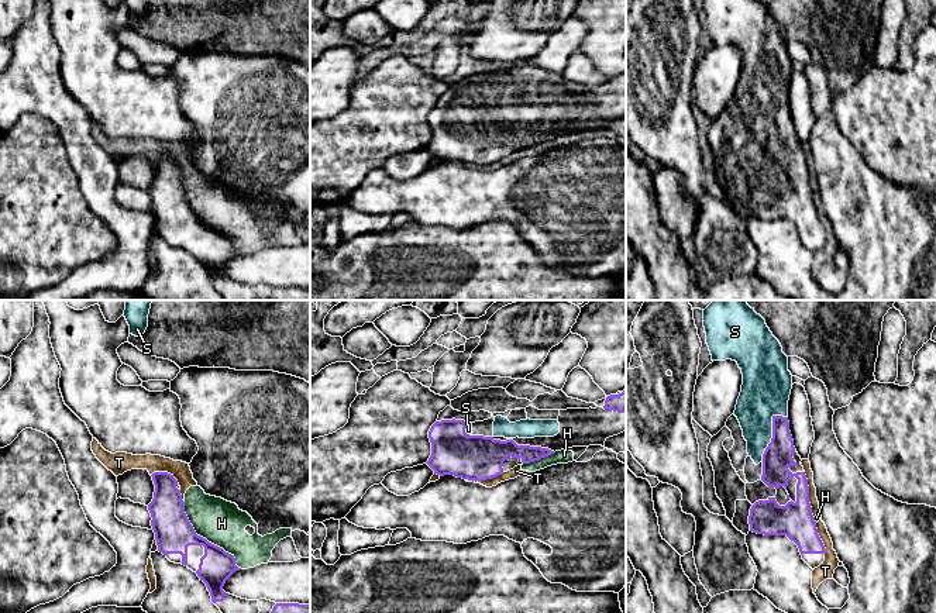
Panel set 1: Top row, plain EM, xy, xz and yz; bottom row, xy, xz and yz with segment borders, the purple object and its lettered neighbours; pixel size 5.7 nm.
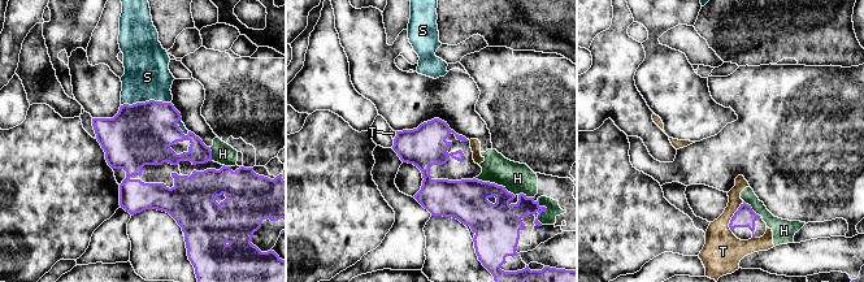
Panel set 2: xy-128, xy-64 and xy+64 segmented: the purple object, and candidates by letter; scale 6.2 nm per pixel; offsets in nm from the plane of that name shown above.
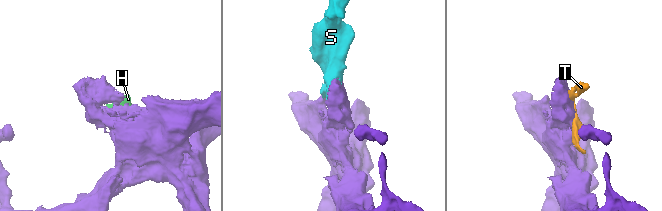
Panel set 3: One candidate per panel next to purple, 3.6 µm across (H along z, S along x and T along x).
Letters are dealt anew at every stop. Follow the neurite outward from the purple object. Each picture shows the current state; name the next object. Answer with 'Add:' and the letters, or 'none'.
Add: S

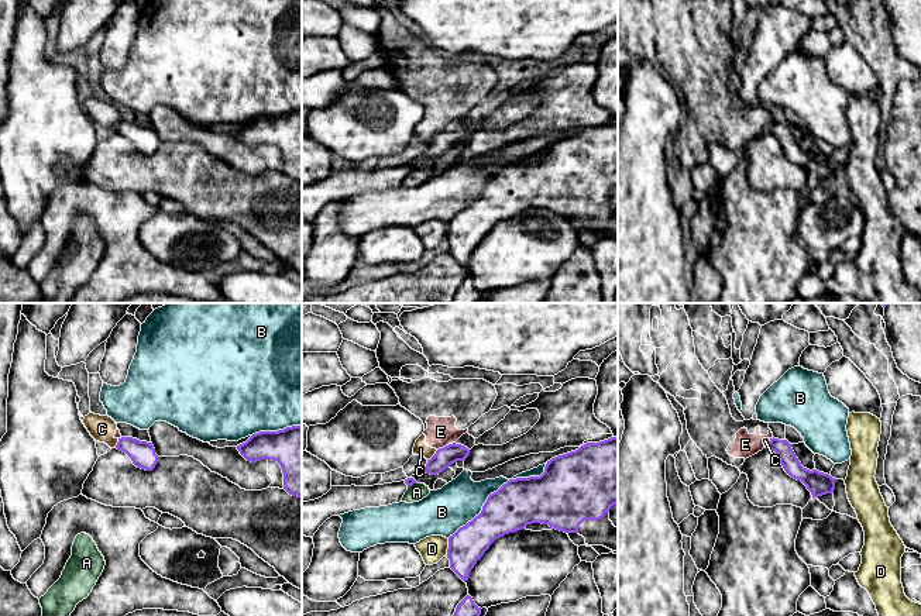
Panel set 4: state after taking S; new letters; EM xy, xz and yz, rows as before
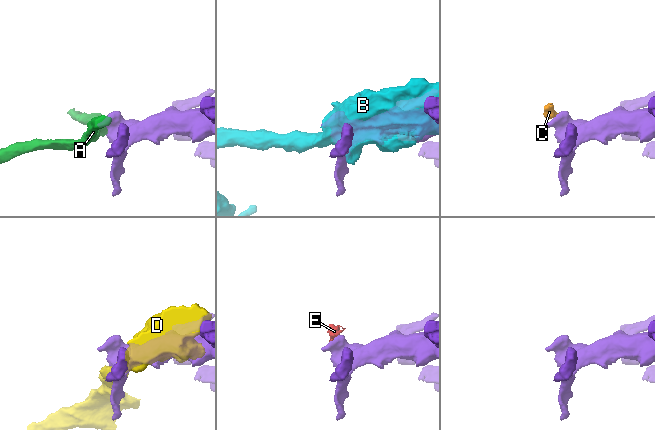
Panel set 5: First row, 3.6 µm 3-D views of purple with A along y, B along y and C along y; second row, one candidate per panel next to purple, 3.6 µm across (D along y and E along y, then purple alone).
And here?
Add: none

